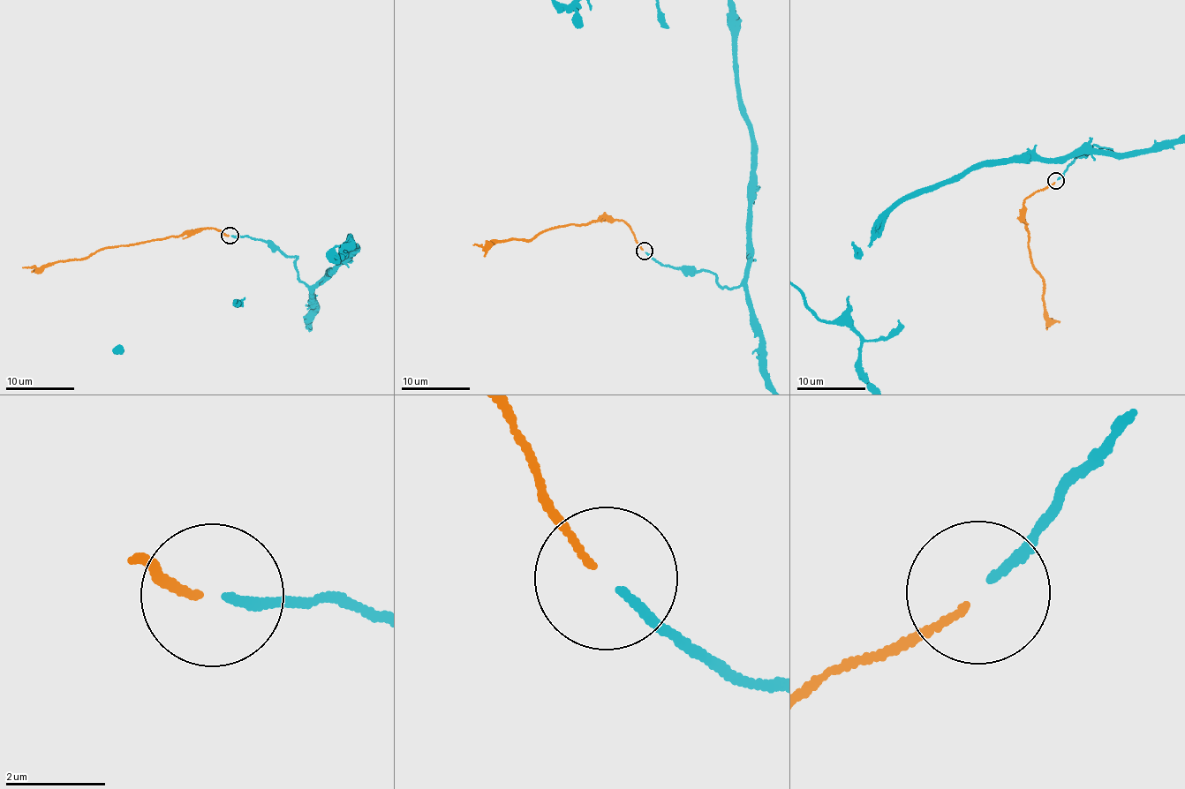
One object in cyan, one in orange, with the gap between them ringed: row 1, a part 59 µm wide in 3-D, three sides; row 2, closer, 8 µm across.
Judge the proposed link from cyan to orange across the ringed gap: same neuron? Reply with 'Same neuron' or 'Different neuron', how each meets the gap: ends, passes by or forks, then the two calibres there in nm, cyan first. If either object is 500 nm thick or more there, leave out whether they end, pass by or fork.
Same neuron. At the ring cyan ends. At the ring orange ends. Thickness 160 nm (cyan) against 120 nm

